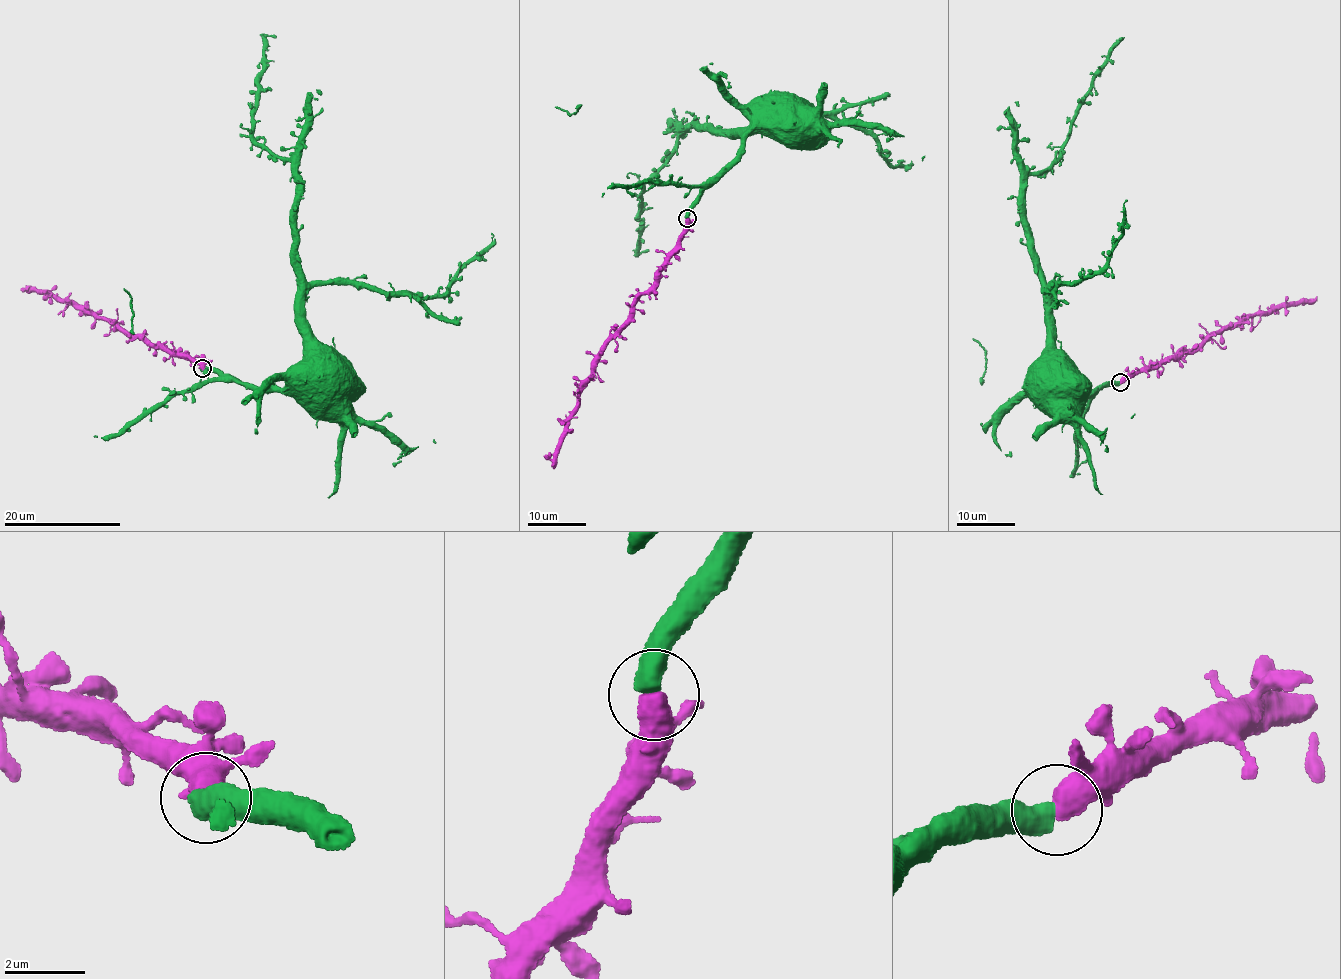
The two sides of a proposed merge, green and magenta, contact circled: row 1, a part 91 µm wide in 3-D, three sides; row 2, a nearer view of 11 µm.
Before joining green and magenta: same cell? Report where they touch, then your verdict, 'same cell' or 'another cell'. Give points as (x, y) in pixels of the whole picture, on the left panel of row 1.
at (202, 368); same cell

